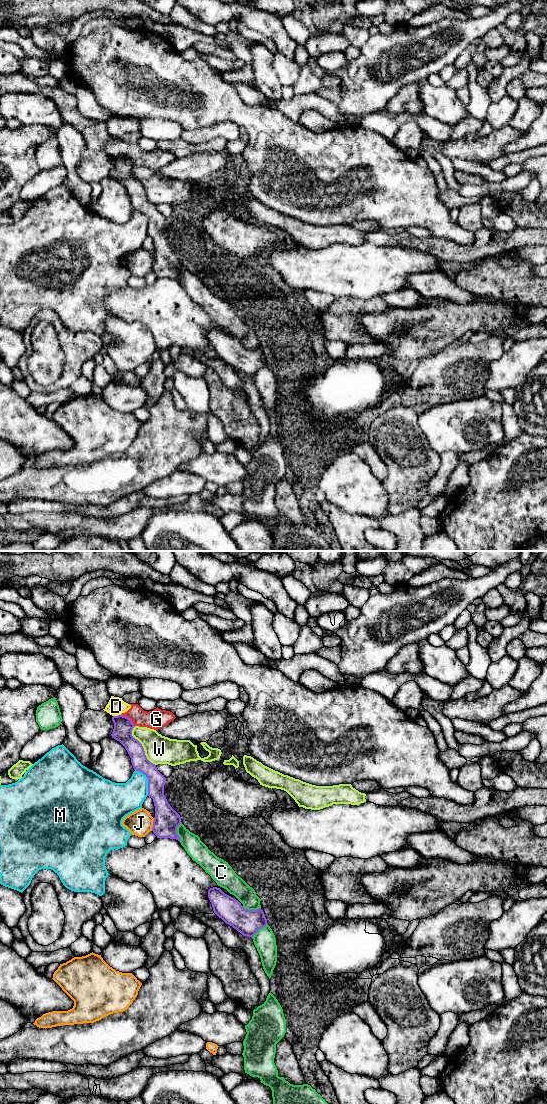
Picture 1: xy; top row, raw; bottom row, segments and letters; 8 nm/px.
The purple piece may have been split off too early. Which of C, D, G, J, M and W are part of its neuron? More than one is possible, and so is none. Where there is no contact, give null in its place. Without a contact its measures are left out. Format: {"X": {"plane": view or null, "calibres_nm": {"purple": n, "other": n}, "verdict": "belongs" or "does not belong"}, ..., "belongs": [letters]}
{"C": {"plane": "xy", "calibres_nm": {"purple": 200, "other": 160}, "verdict": "does not belong"}, "D": {"plane": "xy", "calibres_nm": {"purple": 160, "other": 150}, "verdict": "does not belong"}, "G": {"plane": "xy", "calibres_nm": {"purple": 160, "other": 160}, "verdict": "does not belong"}, "J": {"plane": "xy", "calibres_nm": {"purple": 200, "other": 200}, "verdict": "does not belong"}, "M": {"plane": "xy", "calibres_nm": {"purple": 140, "other": 260}, "verdict": "does not belong"}, "W": {"plane": "xy", "calibres_nm": {"purple": 160, "other": 220}, "verdict": "does not belong"}, "belongs": []}

